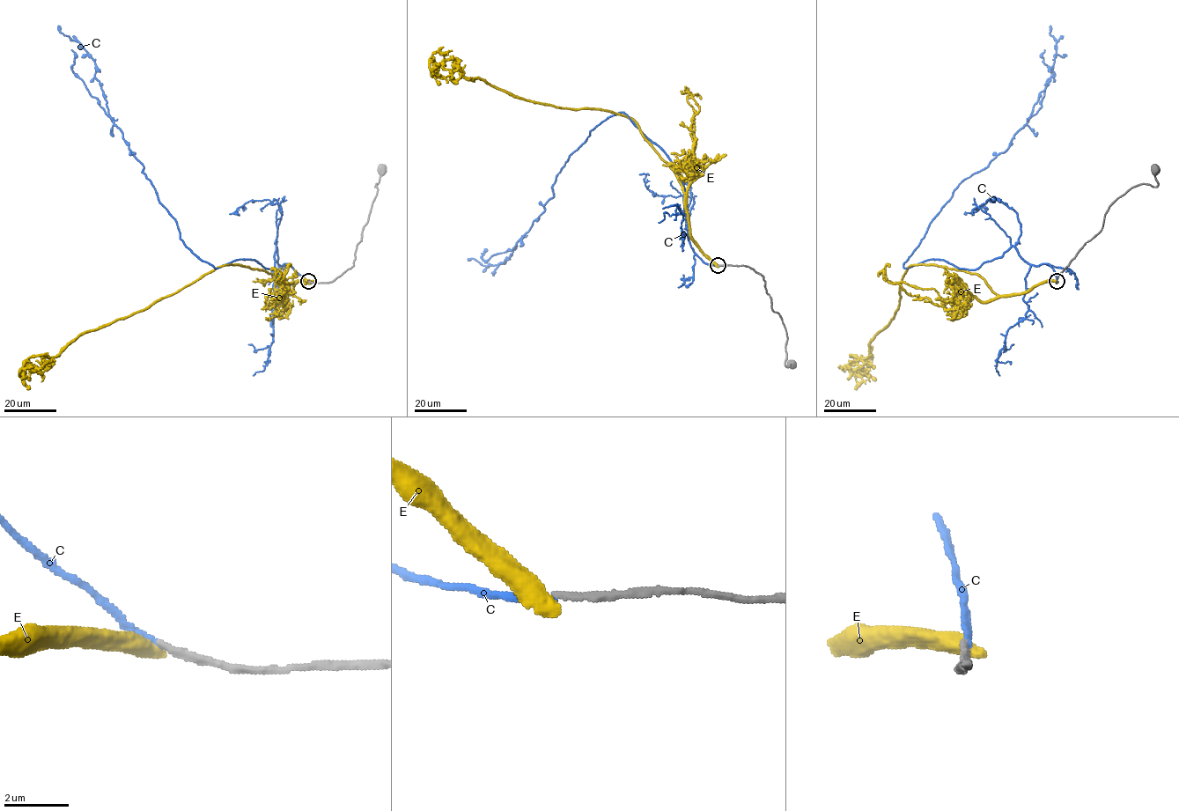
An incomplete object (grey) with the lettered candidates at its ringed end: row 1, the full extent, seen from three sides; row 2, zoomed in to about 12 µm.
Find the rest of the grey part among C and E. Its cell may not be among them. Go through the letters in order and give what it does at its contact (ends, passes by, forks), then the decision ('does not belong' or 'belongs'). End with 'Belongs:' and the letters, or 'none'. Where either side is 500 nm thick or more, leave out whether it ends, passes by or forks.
C: it ends there; belongs
E: does not belong
Belongs: C

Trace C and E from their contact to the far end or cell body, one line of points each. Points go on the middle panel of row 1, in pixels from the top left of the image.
C: (718, 265), (691, 246), (685, 188), (668, 156), (622, 112), (569, 156), (554, 196), (504, 263), (468, 259)
E: (718, 265), (690, 234), (677, 174), (635, 121), (526, 100), (467, 78), (453, 59), (437, 77), (437, 62)

